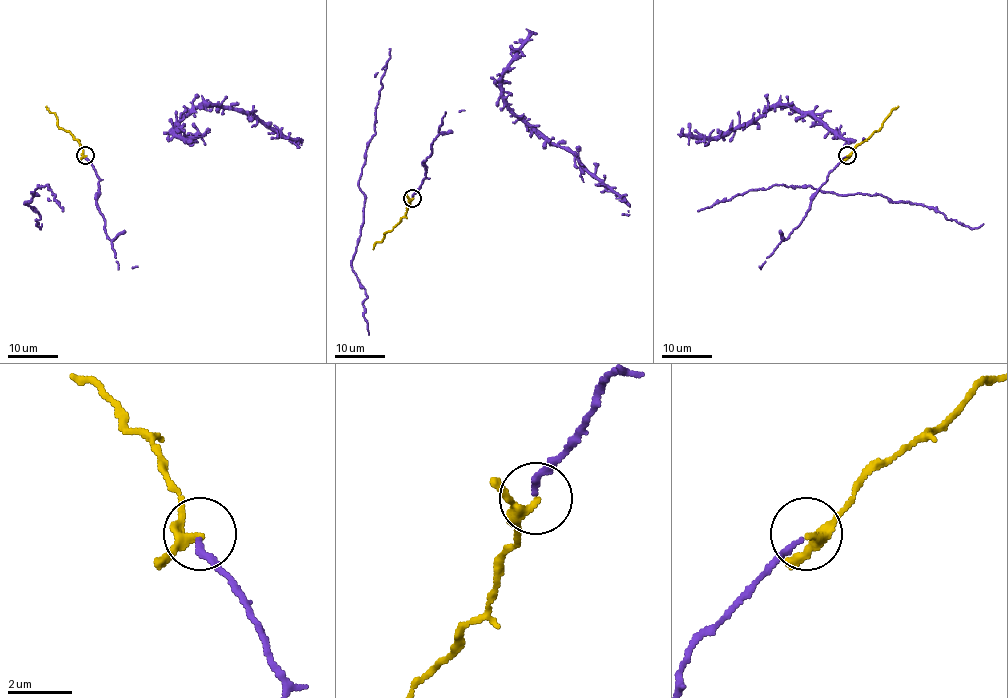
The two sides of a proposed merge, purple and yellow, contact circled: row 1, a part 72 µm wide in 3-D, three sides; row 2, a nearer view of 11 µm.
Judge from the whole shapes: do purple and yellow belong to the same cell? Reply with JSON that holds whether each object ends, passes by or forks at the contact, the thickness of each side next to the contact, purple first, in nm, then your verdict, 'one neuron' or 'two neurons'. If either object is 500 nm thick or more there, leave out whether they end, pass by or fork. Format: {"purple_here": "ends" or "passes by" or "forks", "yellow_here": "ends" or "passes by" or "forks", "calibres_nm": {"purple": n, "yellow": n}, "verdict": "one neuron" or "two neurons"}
{"purple_here": "ends", "yellow_here": "passes by", "calibres_nm": {"purple": 180, "yellow": 240}, "verdict": "one neuron"}

